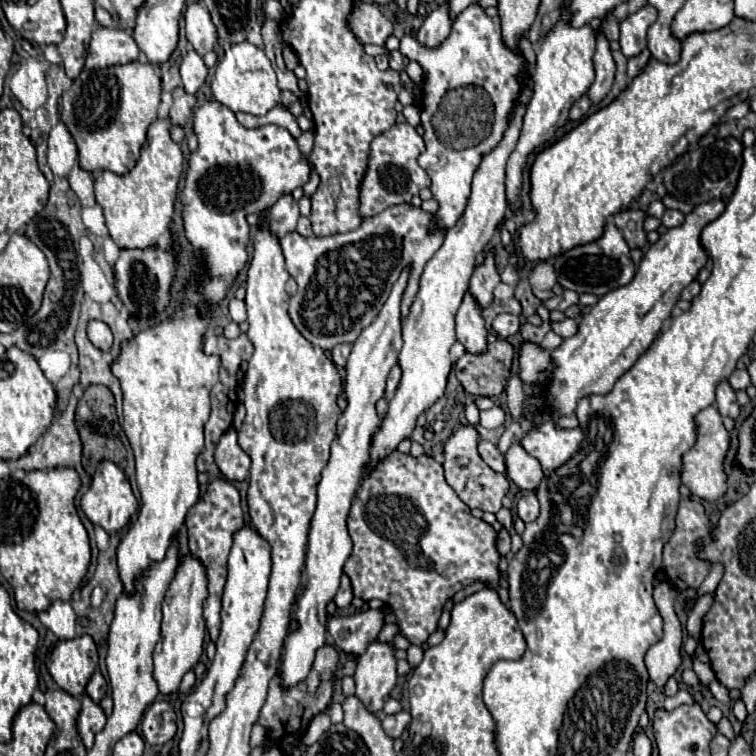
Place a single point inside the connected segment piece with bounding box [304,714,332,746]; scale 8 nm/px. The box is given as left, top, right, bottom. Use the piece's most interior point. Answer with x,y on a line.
320,724

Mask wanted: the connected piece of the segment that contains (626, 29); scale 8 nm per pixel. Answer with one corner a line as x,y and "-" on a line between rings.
646,4
644,8
626,16
620,22
620,46
626,58
636,56
646,48
646,30
656,20
656,16
658,16
656,8

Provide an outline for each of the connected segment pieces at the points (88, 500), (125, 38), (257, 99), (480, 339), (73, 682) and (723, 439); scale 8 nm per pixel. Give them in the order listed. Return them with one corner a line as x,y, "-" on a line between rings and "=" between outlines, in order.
102,460
92,476
92,484
90,484
90,490
82,496
82,502
80,502
84,514
90,518
92,524
96,526
102,526
108,534
114,534
118,530
122,530
130,516
138,510
138,500
136,496
132,494
132,488
130,488
130,482
124,474
124,470
120,470
114,462
110,460
=
98,24
92,32
86,68
108,68
114,64
128,64
132,60
138,60
138,54
140,50
126,30
106,28
=
240,42
226,50
224,58
216,64
216,70
212,74
210,90
212,98
232,112
246,112
254,116
266,116
280,102
280,88
272,64
266,54
250,42
=
466,292
458,314
456,314
456,338
466,346
468,352
478,354
486,350
486,328
482,318
482,308
476,304
476,298
=
76,636
72,640
60,640
50,654
50,674
54,682
80,698
84,688
98,666
98,650
92,636
=
708,406
696,414
696,444
682,456
680,478
682,484
690,488
692,494
704,500
716,500
726,492
726,478
722,472
722,460
730,446
728,430
722,424
722,416
714,406

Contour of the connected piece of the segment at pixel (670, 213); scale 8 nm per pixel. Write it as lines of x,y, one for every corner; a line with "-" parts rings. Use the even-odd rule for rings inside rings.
666,210
664,216
662,216
662,224
666,228
674,228
674,226
680,226
684,222
684,214
680,210

